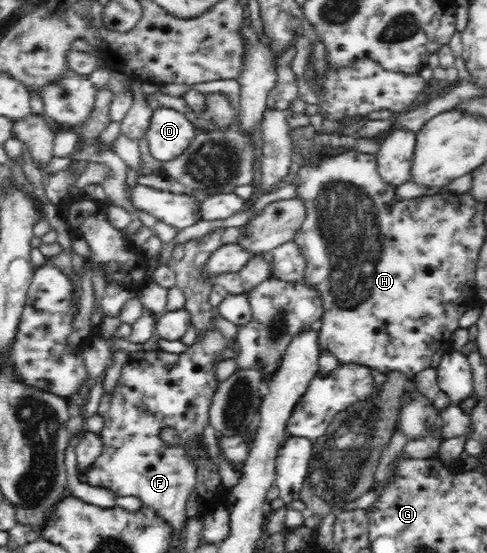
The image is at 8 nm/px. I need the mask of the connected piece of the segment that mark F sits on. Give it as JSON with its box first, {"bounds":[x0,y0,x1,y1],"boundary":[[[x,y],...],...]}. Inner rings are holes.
{"bounds":[86,313,229,531],"boundary":[[[211,313],[211,317],[209,317],[209,321],[207,321],[207,325],[205,325],[205,327],[196,327],[197,332],[195,335],[195,341],[193,345],[189,345],[183,353],[165,353],[164,350],[140,350],[128,355],[126,364],[122,369],[122,378],[119,379],[117,389],[115,389],[111,395],[111,401],[109,401],[109,411],[105,416],[103,416],[104,427],[99,435],[102,448],[101,454],[95,461],[93,467],[86,472],[87,483],[89,485],[92,485],[93,487],[109,488],[118,496],[135,495],[139,497],[142,503],[146,503],[149,507],[154,507],[167,520],[167,522],[171,522],[171,524],[173,524],[173,528],[175,528],[175,531],[181,529],[183,524],[187,521],[187,498],[189,497],[191,491],[196,487],[199,471],[201,471],[201,469],[205,469],[205,465],[207,465],[209,461],[212,461],[210,458],[211,453],[208,454],[208,450],[203,444],[203,431],[208,424],[208,410],[211,405],[213,395],[217,392],[219,386],[219,379],[217,379],[217,365],[221,363],[221,353],[229,347],[227,337],[219,331],[219,327],[217,327],[217,323],[215,323],[213,319],[214,318]],[[167,426],[174,428],[180,433],[180,445],[166,446],[160,439],[160,430]]]}

